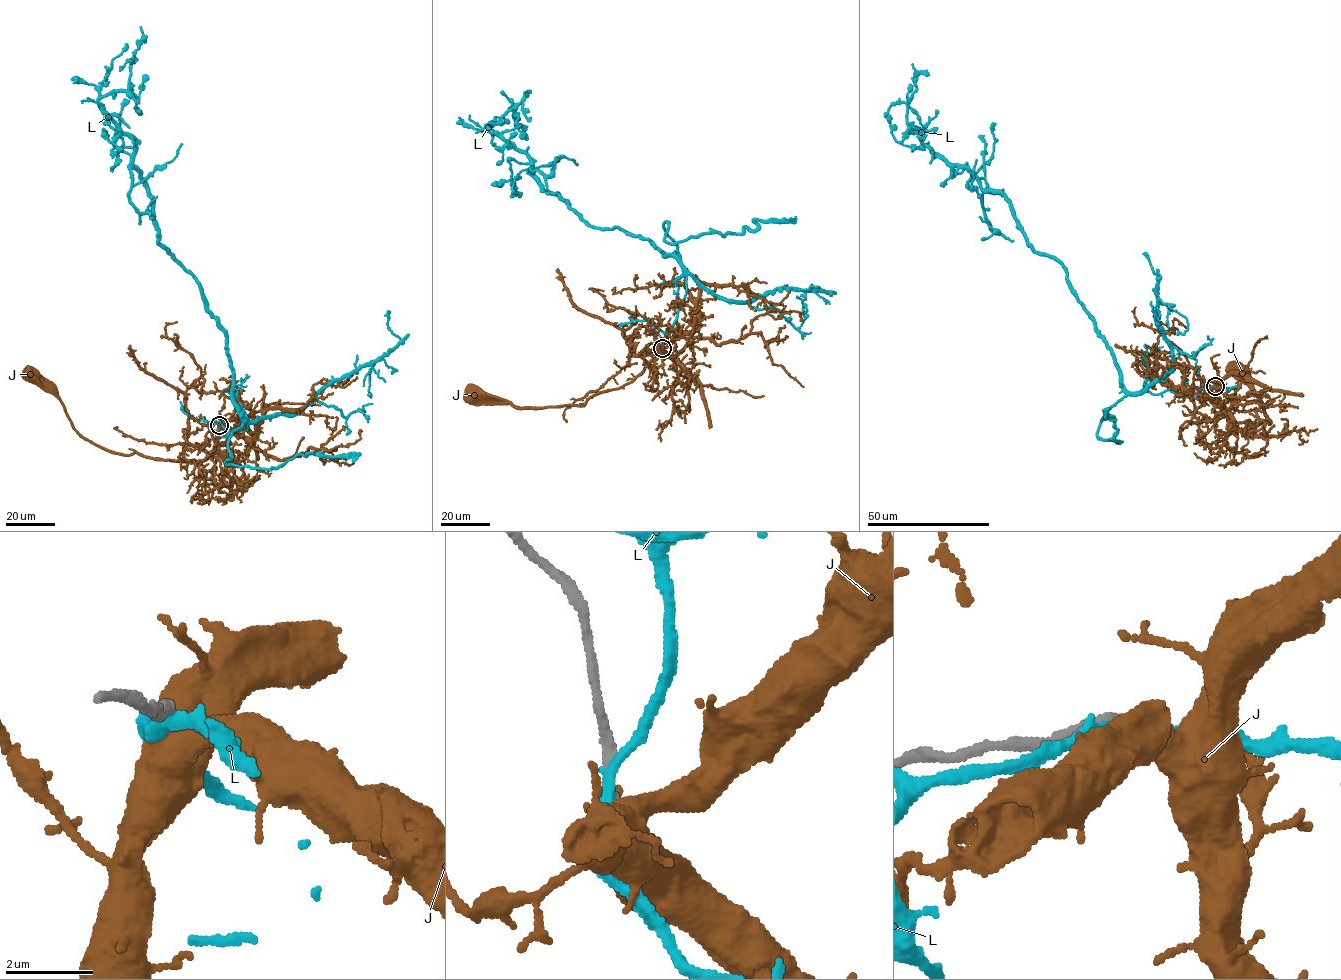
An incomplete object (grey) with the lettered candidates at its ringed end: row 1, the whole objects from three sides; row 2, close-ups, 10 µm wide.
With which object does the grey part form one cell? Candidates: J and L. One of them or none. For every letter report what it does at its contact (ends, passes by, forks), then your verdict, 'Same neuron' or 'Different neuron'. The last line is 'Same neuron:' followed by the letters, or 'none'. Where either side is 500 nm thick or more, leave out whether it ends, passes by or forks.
J: Different neuron
L: It passes by. Different neuron
Same neuron: none

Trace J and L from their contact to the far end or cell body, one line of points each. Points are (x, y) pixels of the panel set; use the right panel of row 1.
J: (1215, 386), (1227, 417), (1258, 424), (1269, 420), (1270, 425), (1263, 403), (1243, 380), (1242, 367), (1237, 369)
L: (1213, 386), (1197, 396), (1125, 389), (1062, 265), (1028, 242), (1006, 198), (908, 131), (915, 76), (928, 75)

